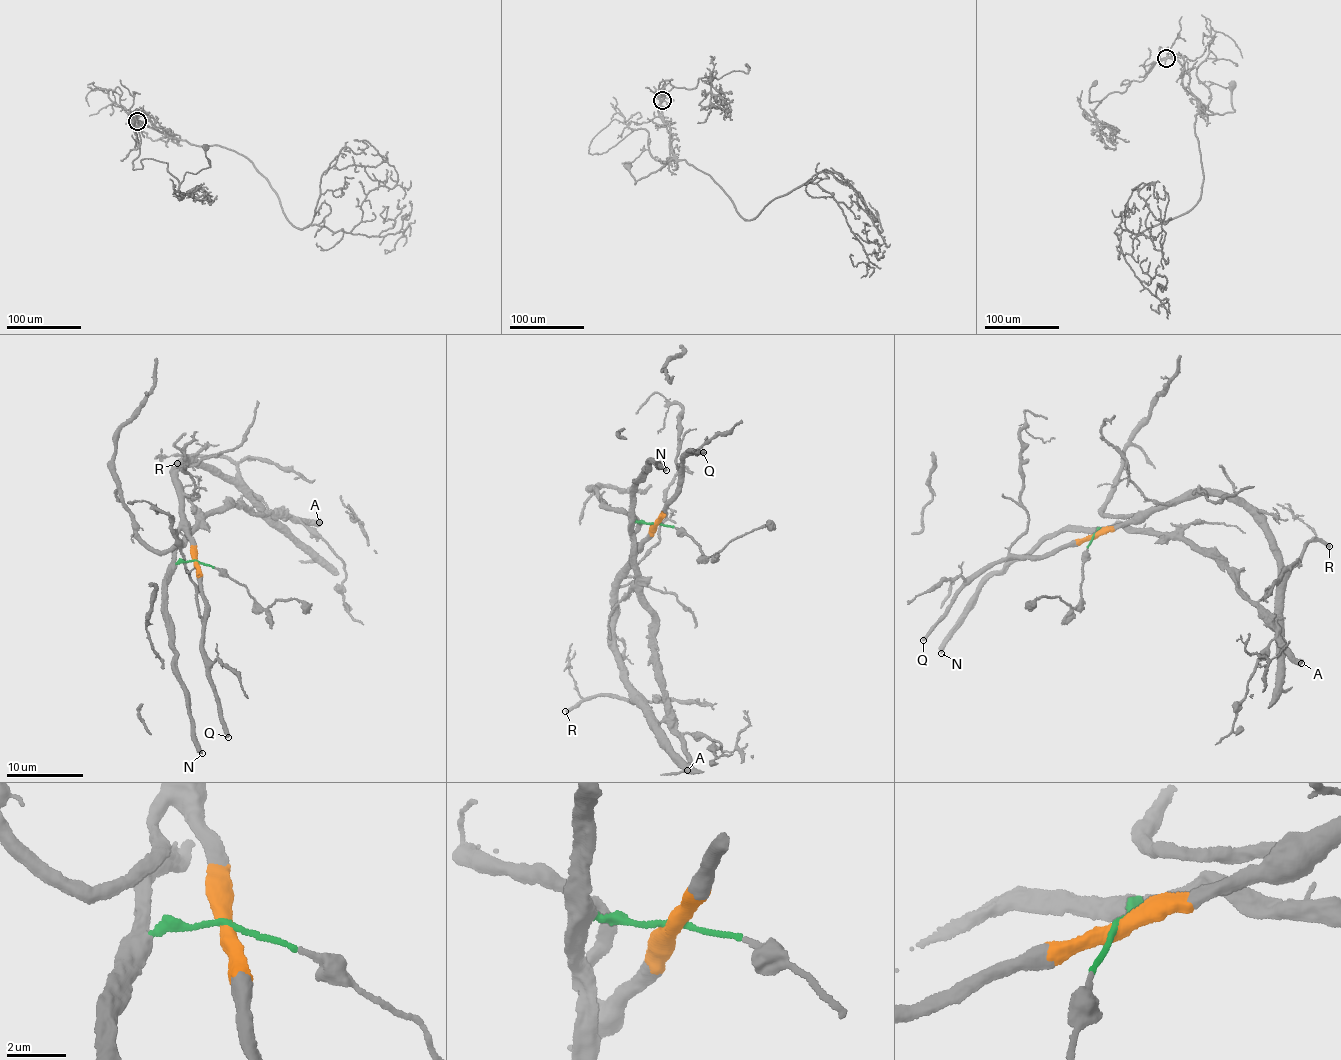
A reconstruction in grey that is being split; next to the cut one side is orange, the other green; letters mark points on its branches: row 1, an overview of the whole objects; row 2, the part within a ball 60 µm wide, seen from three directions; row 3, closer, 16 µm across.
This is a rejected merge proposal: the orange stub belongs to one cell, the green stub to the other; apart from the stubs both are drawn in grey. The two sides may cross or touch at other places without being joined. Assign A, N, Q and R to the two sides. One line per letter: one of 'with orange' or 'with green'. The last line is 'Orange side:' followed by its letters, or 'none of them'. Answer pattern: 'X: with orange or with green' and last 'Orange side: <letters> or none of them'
A: with green
N: with green
Q: with orange
R: with orange
Orange side: Q, R

